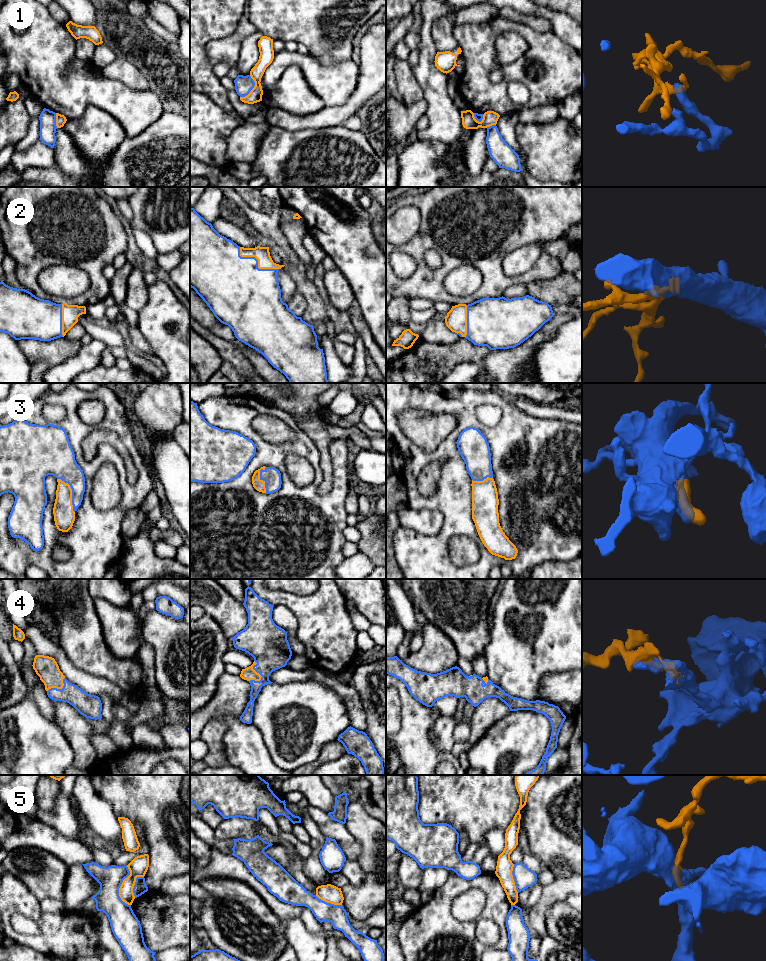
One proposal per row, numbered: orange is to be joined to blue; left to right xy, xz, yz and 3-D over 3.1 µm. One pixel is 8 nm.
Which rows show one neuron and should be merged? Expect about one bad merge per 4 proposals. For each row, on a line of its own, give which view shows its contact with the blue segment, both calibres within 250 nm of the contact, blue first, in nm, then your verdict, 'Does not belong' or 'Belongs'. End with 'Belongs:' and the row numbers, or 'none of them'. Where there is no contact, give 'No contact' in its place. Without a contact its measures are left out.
1: Touches blue in xz. Thickness 140 nm (blue) against 110 nm. Does not belong
2: Touches blue in xz. Thickness 440 nm (blue) against 120 nm. Belongs
3: Touches blue in xy. Thickness 220 nm (blue) against 170 nm. Belongs
4: Touches blue in xz. Thickness 320 nm (blue) against 100 nm. Belongs
5: Touches blue in xy. Thickness 200 nm (blue) against 150 nm. Does not belong
Belongs: 2, 3, 4

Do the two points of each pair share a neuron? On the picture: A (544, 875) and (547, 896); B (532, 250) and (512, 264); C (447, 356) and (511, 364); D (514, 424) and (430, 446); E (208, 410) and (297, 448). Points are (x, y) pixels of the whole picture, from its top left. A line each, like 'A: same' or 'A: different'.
A: different
B: same
C: different
D: different
E: same

